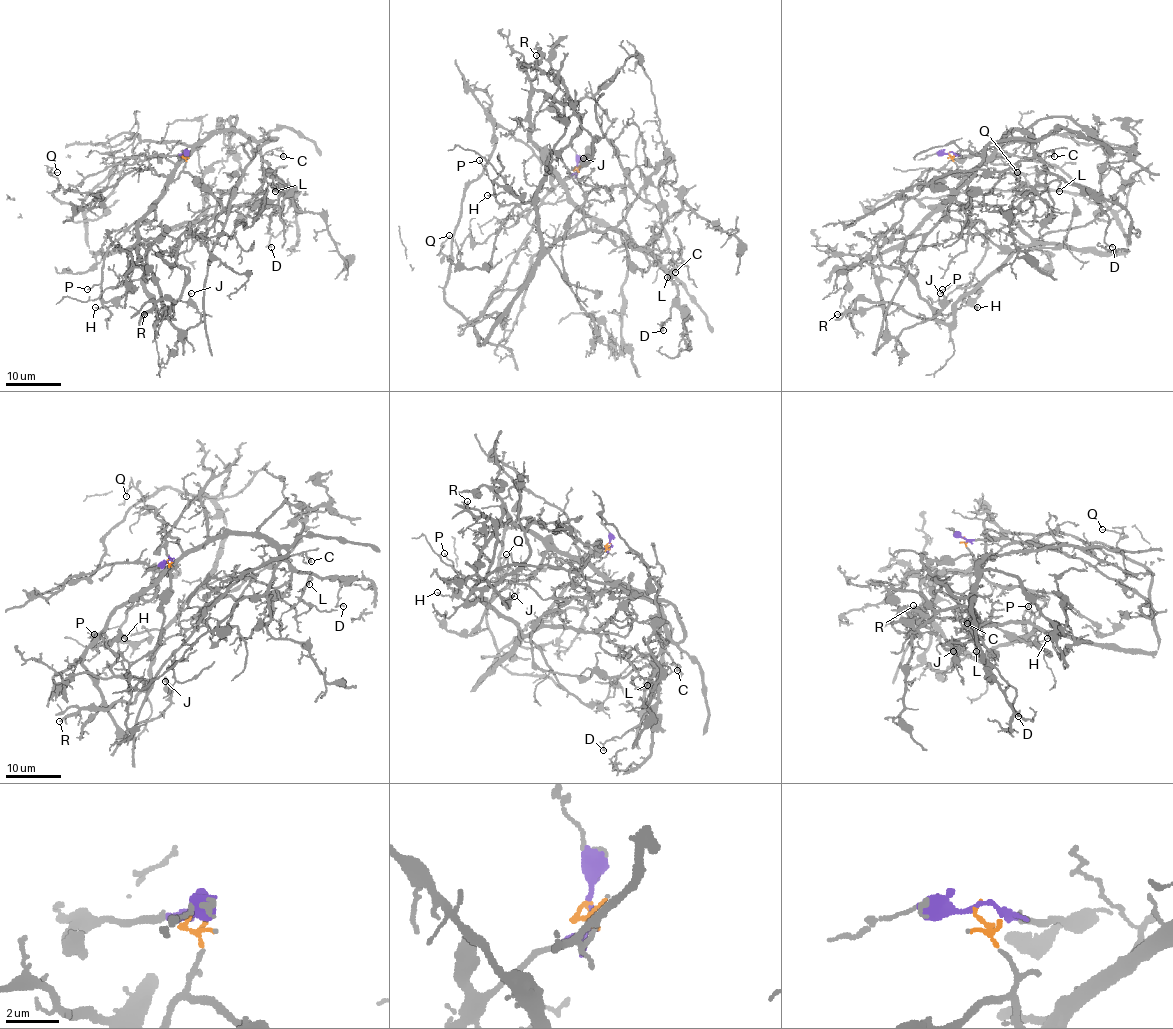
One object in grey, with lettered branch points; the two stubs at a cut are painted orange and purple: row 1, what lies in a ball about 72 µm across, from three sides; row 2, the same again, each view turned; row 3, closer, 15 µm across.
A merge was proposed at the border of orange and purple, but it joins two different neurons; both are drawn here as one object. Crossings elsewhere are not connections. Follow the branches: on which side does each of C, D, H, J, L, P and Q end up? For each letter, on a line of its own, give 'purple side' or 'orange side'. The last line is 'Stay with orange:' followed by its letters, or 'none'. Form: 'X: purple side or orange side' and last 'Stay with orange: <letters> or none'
C: orange side
D: orange side
H: orange side
J: orange side
L: orange side
P: orange side
Q: purple side
Stay with orange: C, D, H, J, L, P

